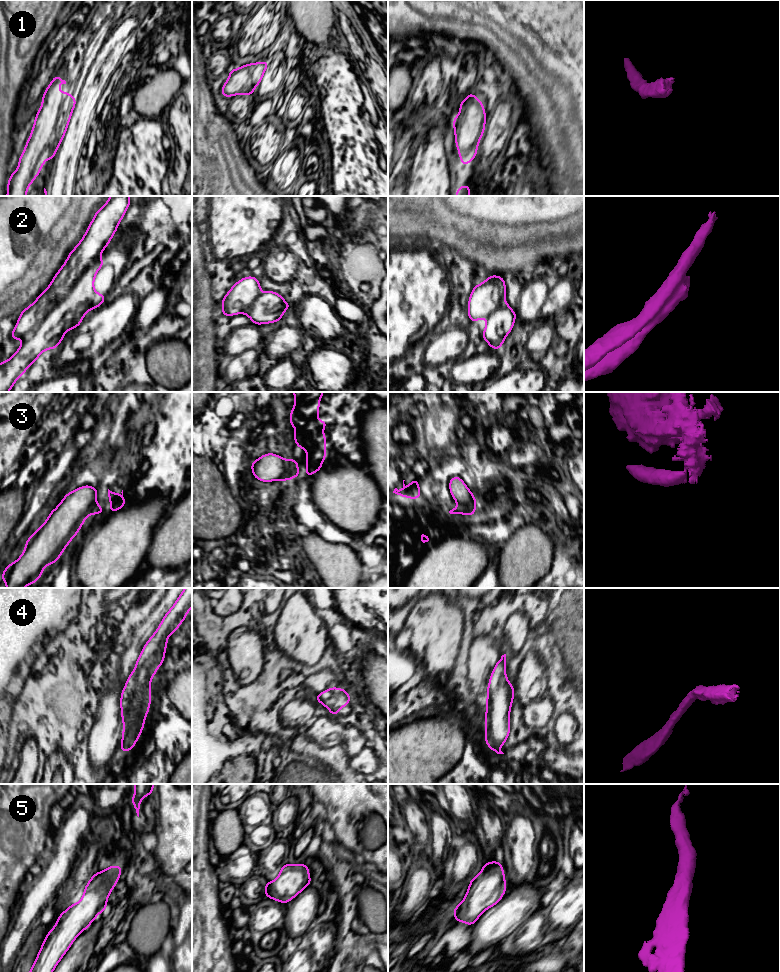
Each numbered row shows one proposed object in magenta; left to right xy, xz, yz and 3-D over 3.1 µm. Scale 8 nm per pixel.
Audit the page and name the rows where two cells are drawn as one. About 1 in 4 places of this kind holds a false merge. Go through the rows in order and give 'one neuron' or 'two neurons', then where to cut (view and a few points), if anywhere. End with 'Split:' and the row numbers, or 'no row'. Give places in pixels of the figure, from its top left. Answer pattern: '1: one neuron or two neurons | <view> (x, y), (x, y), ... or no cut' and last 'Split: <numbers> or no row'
1: one neuron | no cut
2: two neurons | xy (97, 258), (73, 284), (70, 291), (23, 339)
3: two neurons | xz (282, 459), (287, 479)
4: one neuron | no cut
5: one neuron | no cut
Split: 2, 3

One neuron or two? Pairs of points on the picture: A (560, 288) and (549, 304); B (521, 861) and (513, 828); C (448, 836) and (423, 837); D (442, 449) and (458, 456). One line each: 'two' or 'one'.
A: one
B: one
C: two
D: two

